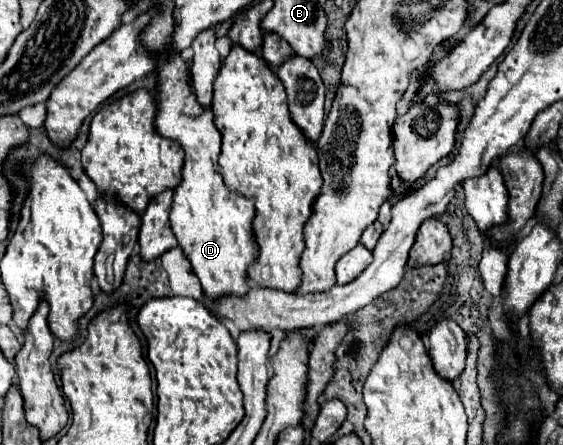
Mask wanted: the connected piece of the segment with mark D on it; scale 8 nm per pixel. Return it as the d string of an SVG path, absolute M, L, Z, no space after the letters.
M204 30L200 32L198 38L194 38L192 42L192 50L194 50L194 58L192 58L192 86L188 82L188 68L184 64L184 60L180 58L180 54L174 54L166 60L166 64L158 66L160 72L160 90L158 90L158 116L156 116L156 130L166 136L166 138L174 138L182 144L184 148L184 168L182 168L182 182L176 186L174 190L174 204L172 204L172 212L170 212L170 224L172 230L178 238L178 246L184 250L186 258L192 264L194 274L200 278L202 290L208 298L212 300L220 300L226 296L236 296L242 298L248 290L248 276L246 272L250 270L250 264L254 264L254 260L258 258L258 244L254 240L254 200L238 196L234 192L230 192L224 186L222 176L218 174L218 156L220 156L220 144L222 144L222 136L214 126L214 114L210 110L212 106L212 82L220 70L220 54L214 46L214 32Z

